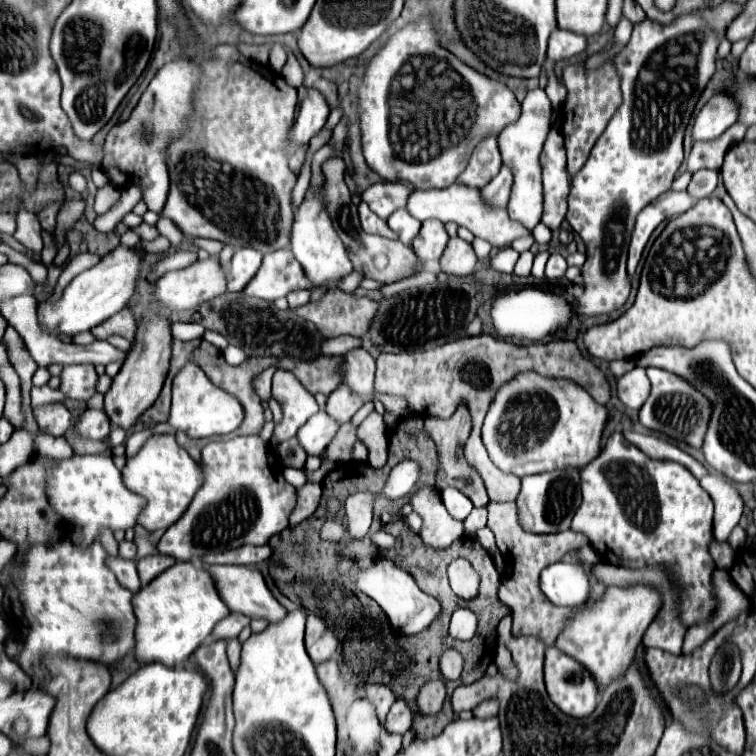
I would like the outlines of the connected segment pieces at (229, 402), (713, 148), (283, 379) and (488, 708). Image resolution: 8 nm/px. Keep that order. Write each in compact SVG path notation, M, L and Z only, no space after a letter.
M186 363L176 373L172 382L172 409L168 417L168 423L176 431L184 431L192 439L228 435L234 429L238 429L242 419L244 419L244 409L238 403L238 399L216 387L196 363Z
M734 123L718 139L710 141L710 143L694 143L694 147L690 151L690 157L686 161L686 169L690 173L694 173L698 169L720 169L728 149L732 145L740 143L744 139L744 133L746 133L746 125Z
M282 369L274 373L272 397L282 405L284 411L284 417L280 423L276 423L270 439L274 447L282 441L288 441L290 437L296 437L298 429L308 421L308 417L318 411L318 403L314 395L308 393L290 371L282 371Z
M494 699L490 701L482 701L476 709L474 709L474 717L478 719L490 719L490 717L496 717L498 713L498 703Z

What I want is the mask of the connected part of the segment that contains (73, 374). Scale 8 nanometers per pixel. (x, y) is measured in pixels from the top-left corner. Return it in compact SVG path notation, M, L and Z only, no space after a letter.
M66 365L60 373L60 391L68 399L86 401L94 395L96 371L92 365Z

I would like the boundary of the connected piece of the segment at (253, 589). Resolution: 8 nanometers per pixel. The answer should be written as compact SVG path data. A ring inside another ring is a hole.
M204 565L204 567L212 573L218 593L222 595L230 611L238 611L242 615L248 615L250 619L266 619L268 623L280 623L288 615L288 609L266 587L260 571L244 567L244 565L210 565L210 567Z

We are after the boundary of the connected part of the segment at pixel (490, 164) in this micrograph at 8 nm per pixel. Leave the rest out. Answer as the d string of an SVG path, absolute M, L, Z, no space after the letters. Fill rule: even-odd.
M484 137L472 151L468 167L460 173L458 183L466 185L466 187L484 187L502 167L500 161L500 151L498 151L498 143L496 137Z

